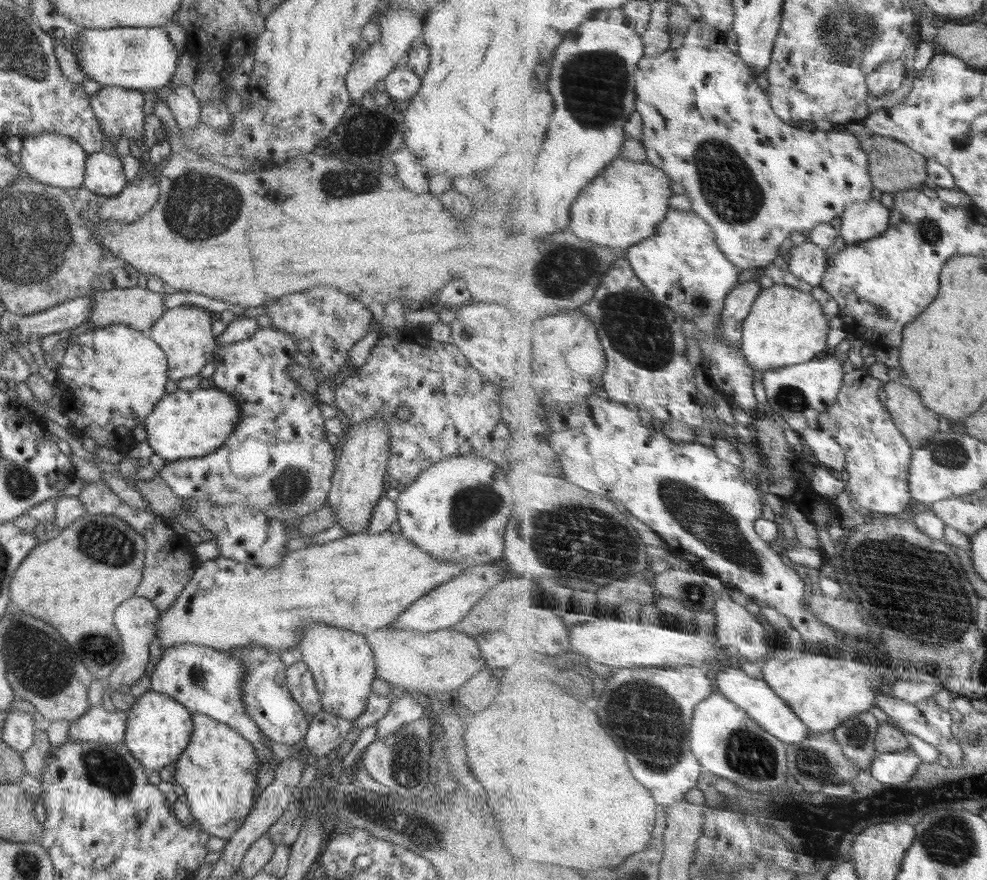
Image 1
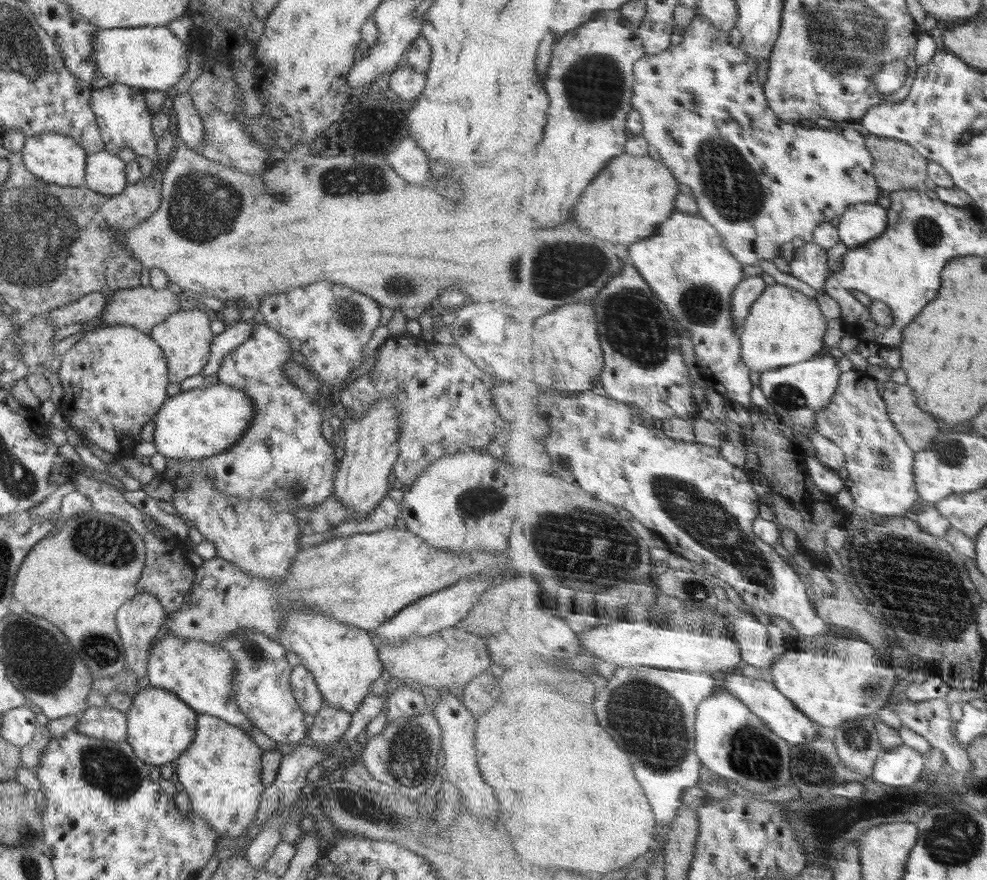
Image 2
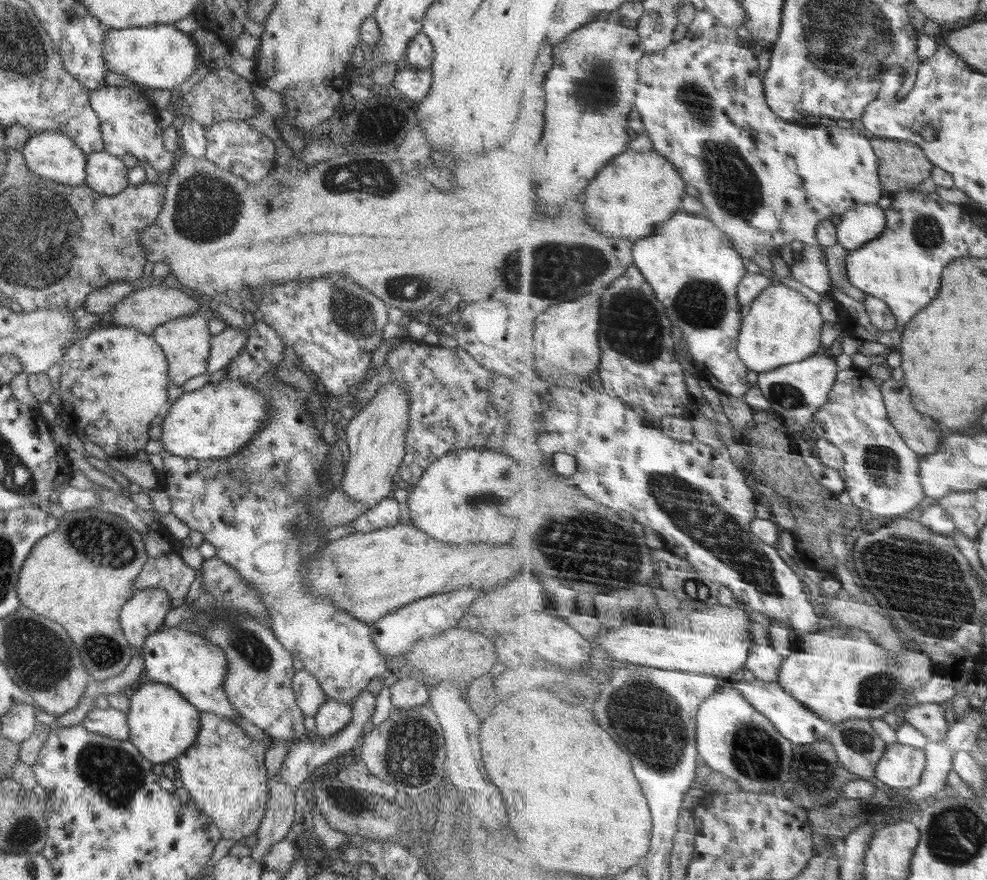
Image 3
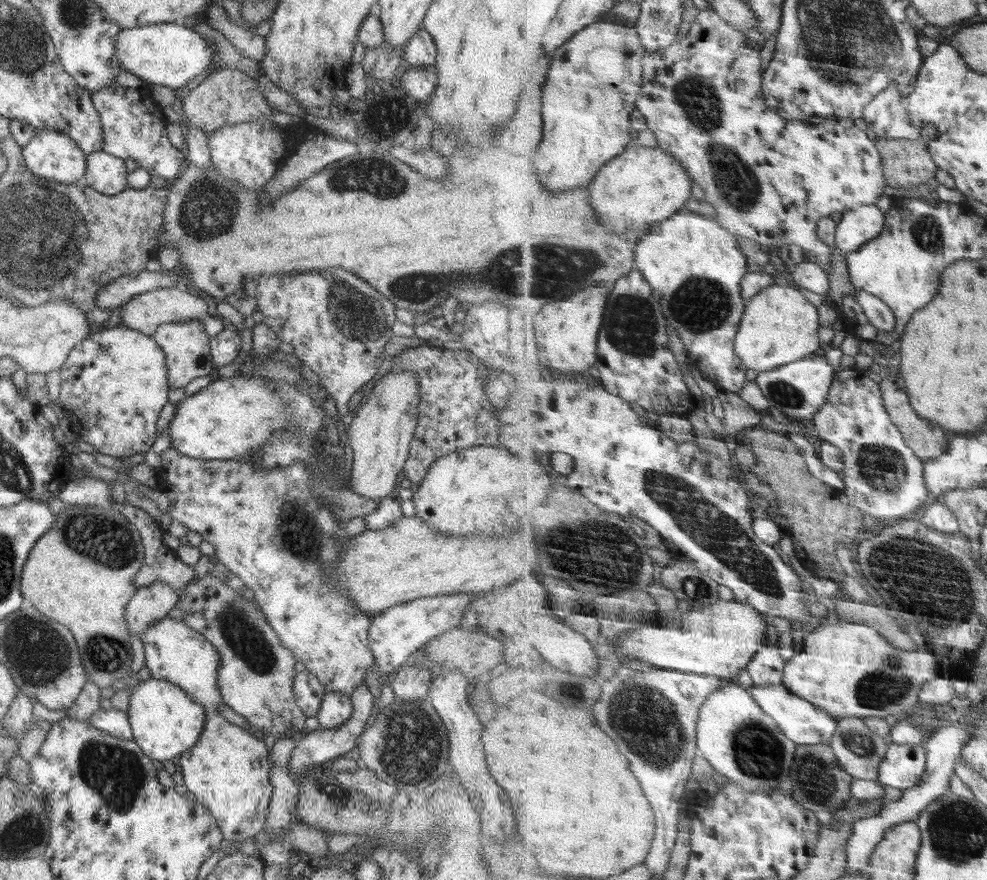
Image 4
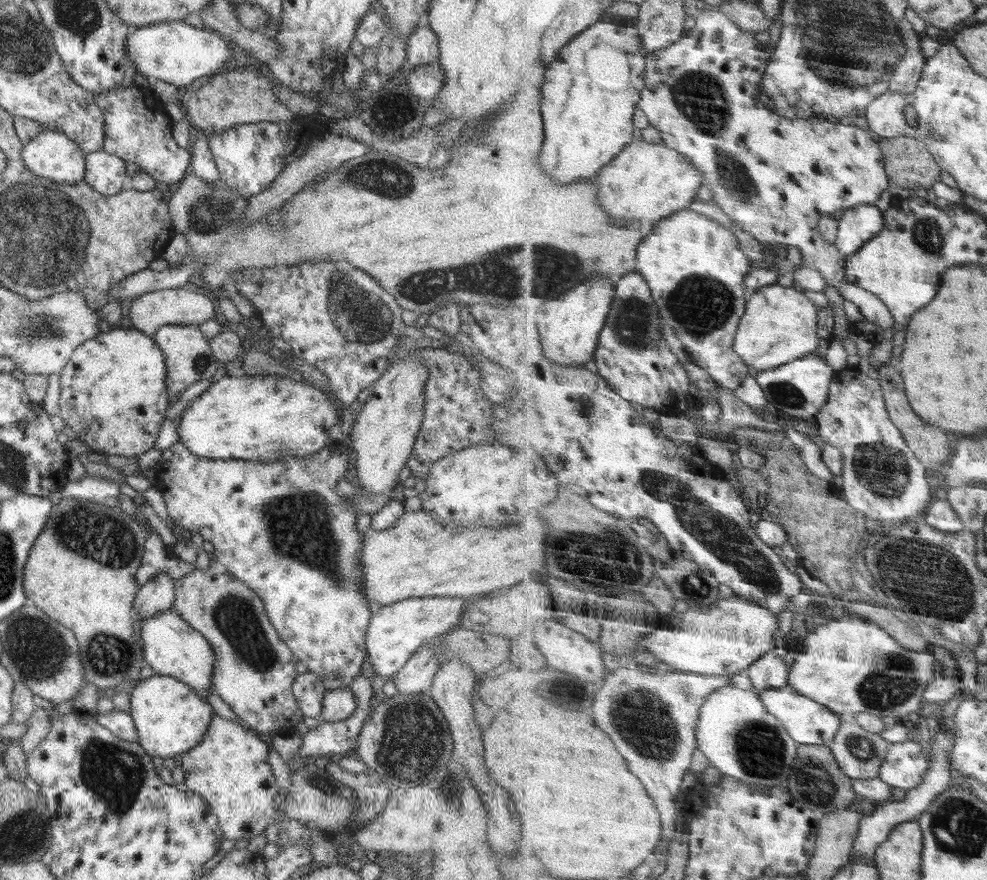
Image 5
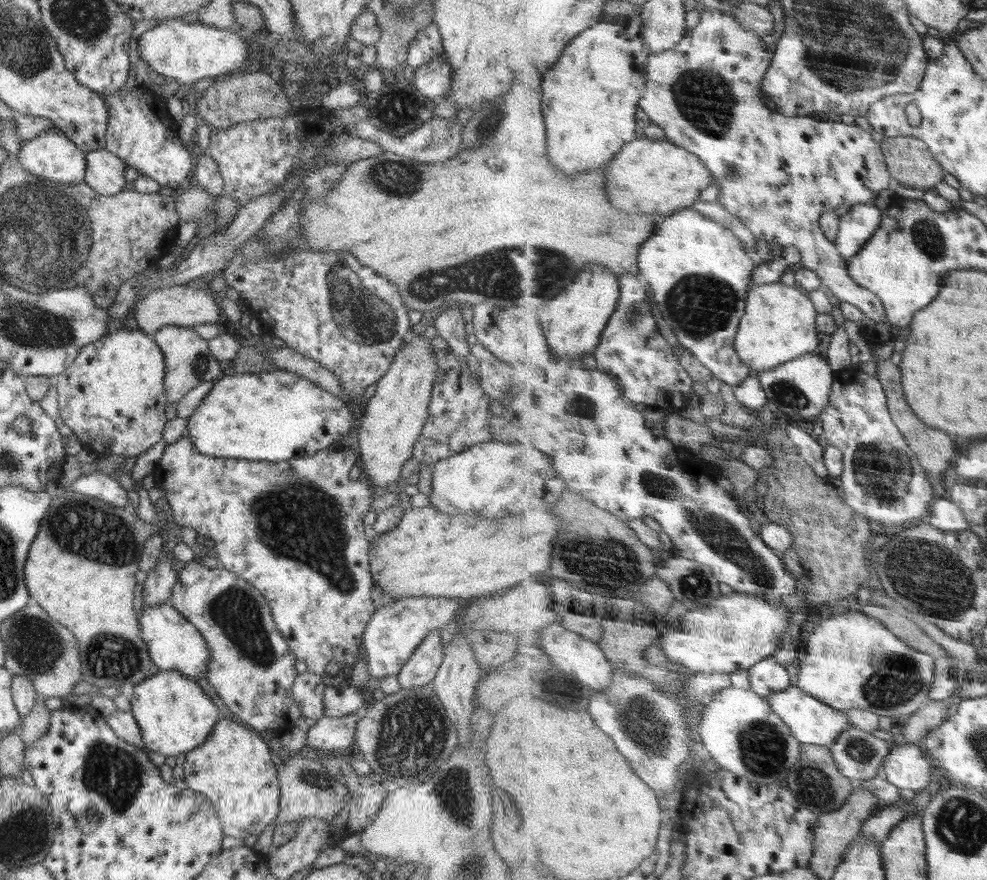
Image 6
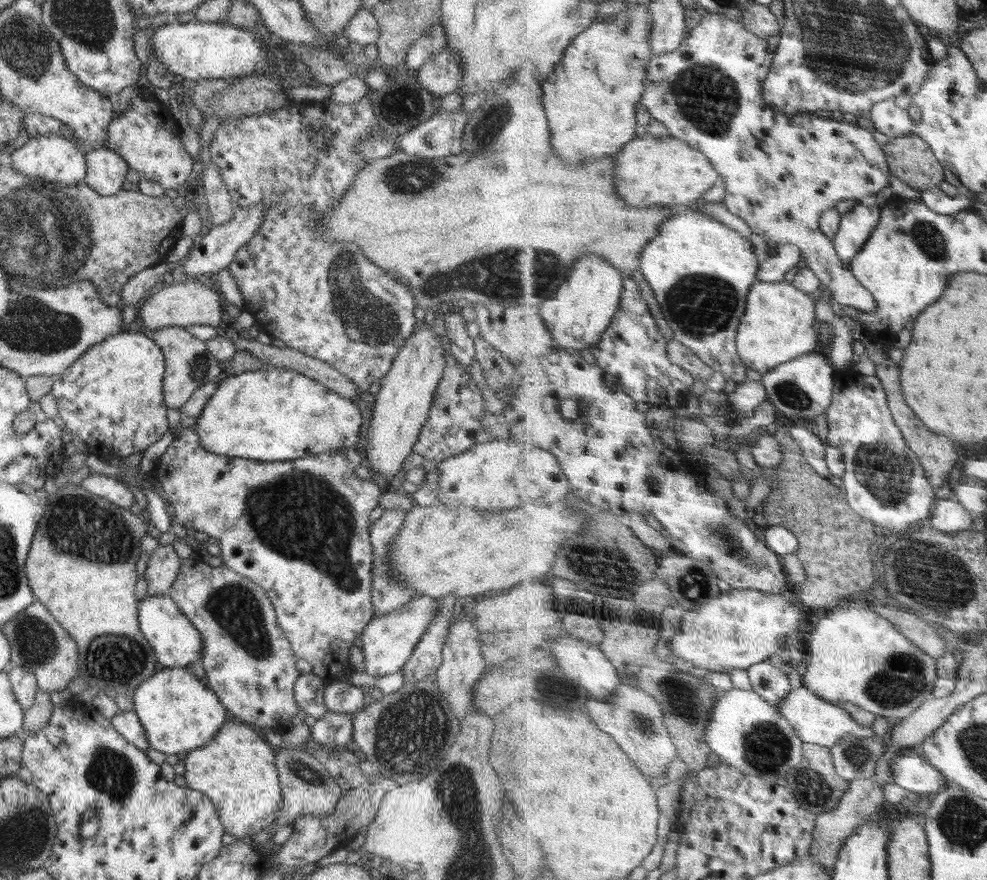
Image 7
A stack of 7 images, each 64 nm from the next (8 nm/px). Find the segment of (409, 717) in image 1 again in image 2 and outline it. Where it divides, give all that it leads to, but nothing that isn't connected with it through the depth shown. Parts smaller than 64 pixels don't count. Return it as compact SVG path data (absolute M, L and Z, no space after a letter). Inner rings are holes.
M399 684L398 688L389 694L386 708L387 724L392 720L428 712L428 705L419 689L412 690L410 686Z

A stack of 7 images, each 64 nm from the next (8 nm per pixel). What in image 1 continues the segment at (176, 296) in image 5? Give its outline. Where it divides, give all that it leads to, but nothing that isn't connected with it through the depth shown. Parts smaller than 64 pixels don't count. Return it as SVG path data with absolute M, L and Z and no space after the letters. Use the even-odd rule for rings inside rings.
M148 287L114 288L90 292L88 295L94 299L95 308L87 322L94 323L96 328L122 324L148 335L152 325L164 315L164 312L167 312L167 308L164 306L165 294L153 292Z

